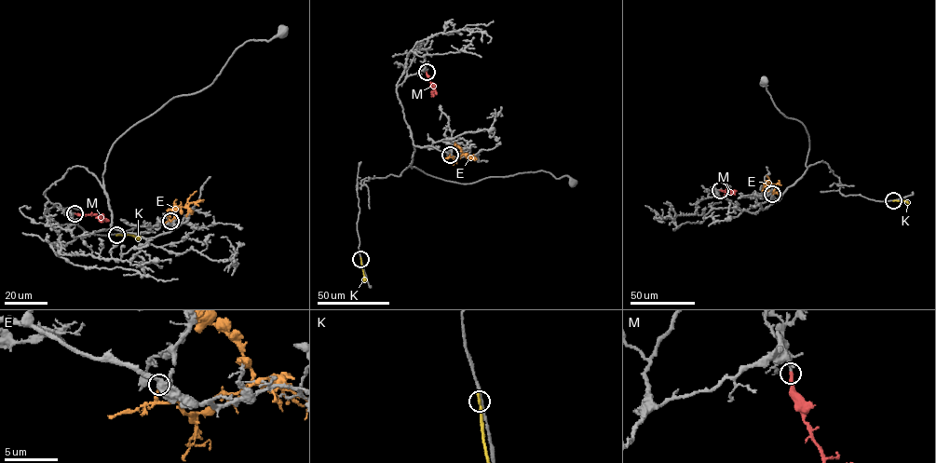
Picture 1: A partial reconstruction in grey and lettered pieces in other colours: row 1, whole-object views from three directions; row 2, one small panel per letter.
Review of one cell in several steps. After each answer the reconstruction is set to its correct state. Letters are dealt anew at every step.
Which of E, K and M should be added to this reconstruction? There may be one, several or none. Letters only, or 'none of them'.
M

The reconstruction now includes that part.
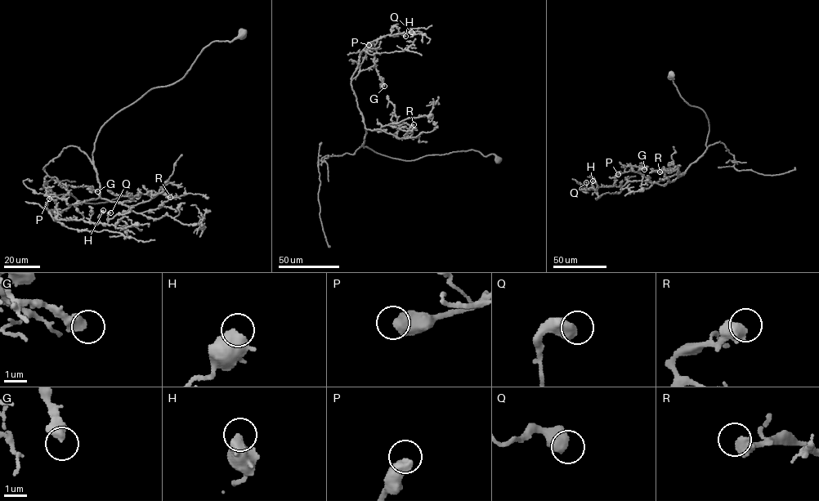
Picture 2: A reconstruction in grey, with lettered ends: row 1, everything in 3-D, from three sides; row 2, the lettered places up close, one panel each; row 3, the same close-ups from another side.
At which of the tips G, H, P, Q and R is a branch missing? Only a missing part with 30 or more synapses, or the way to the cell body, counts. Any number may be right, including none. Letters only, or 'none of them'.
P

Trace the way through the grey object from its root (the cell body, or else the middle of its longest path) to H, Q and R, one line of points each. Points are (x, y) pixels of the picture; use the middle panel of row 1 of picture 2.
H: (499, 158), (469, 149), (405, 161), (363, 147), (365, 131), (351, 78), (369, 42), (388, 34), (405, 36)
Q: (499, 158), (469, 149), (405, 161), (363, 147), (364, 117), (351, 84), (360, 55), (369, 42), (411, 32)
R: (499, 158), (469, 149), (405, 161), (363, 147), (364, 128), (389, 125), (409, 128), (413, 124)

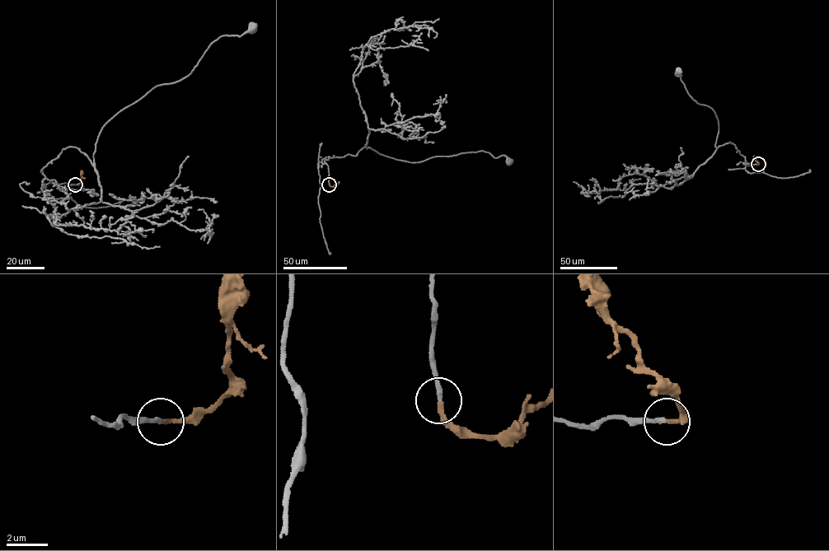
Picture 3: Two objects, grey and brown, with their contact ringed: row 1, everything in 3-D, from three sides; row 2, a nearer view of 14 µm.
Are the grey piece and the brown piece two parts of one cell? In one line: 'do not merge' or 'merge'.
merge

